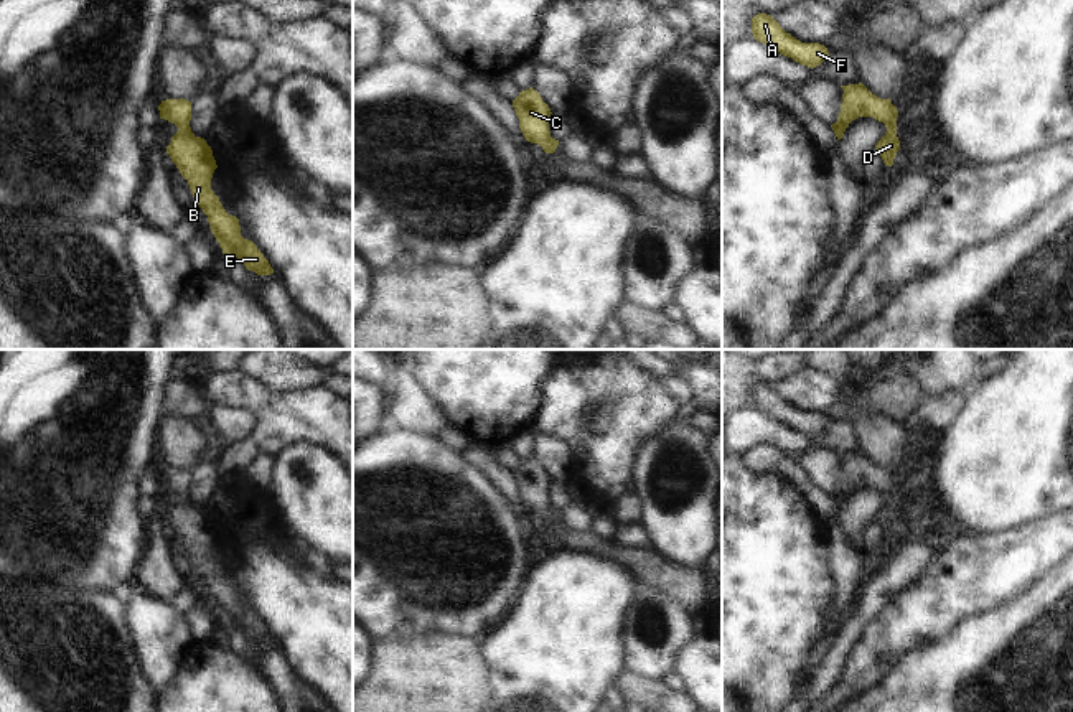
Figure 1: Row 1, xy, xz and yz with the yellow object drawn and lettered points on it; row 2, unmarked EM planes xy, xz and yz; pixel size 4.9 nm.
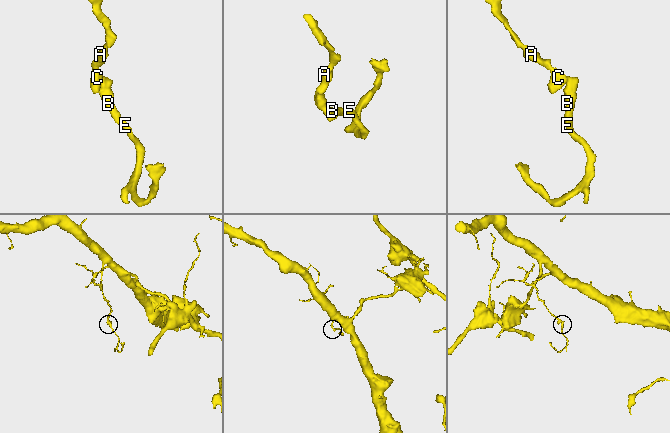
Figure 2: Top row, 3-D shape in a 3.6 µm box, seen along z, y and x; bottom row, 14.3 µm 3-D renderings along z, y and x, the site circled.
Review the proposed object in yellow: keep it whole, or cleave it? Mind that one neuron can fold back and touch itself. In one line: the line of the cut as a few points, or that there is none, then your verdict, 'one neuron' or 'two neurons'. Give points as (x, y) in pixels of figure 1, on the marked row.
cut none; one neuron

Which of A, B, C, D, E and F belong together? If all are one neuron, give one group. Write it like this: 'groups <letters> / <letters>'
groups A B C D E F

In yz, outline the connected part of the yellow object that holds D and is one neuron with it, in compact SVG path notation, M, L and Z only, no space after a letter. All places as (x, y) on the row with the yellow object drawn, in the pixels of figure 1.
M862 82L841 87L844 91L841 112L837 122L831 125L837 140L842 138L849 124L857 117L874 117L887 127L885 135L875 145L875 152L887 166L892 166L893 158L900 150L900 140L897 137L897 107L890 99L880 99L872 94Z

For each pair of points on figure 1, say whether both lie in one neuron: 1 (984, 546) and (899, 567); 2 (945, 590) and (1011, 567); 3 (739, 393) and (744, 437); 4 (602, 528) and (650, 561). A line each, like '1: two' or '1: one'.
1: two
2: one
3: two
4: two

